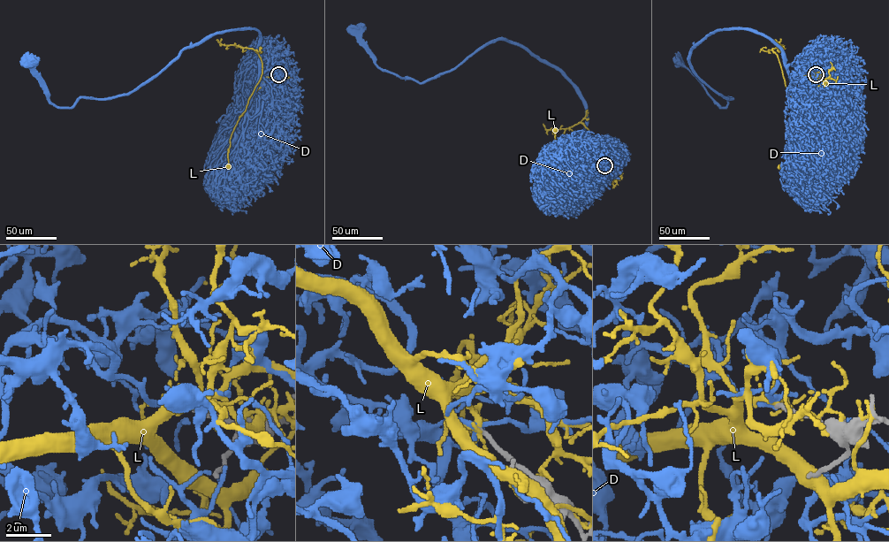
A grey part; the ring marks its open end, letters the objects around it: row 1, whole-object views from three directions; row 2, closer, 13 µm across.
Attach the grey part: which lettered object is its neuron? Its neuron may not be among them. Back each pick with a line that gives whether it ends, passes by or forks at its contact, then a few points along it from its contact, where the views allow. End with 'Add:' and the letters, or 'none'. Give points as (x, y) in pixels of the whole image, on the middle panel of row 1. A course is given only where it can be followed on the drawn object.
D: it forks; course (604, 165), (584, 148), (581, 93), (520, 46), (493, 39), (418, 82), (381, 70), (352, 28)
Add: D

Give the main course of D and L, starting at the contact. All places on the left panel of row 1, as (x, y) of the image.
D: (277, 74), (258, 69), (252, 29), (212, 34), (131, 92), (70, 107), (54, 105), (25, 62)
L: (278, 74), (264, 79), (239, 118), (230, 138), (228, 167)

